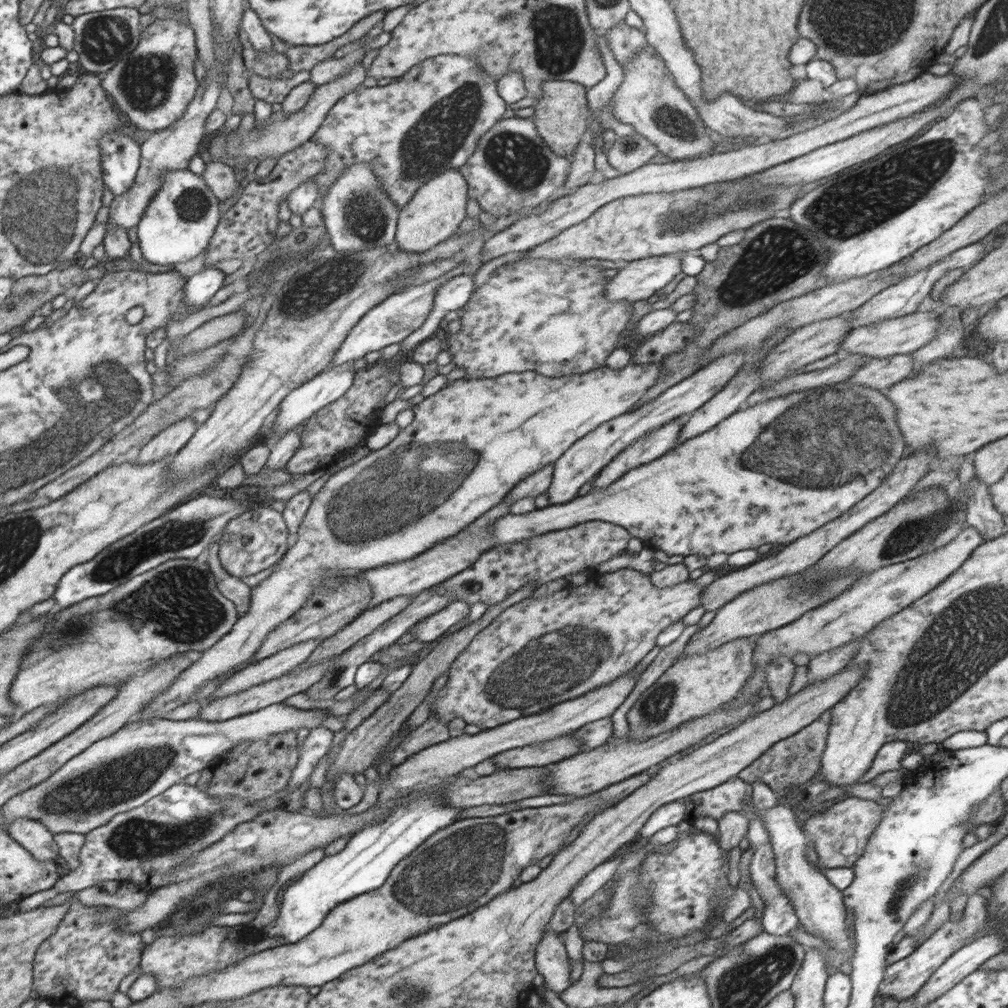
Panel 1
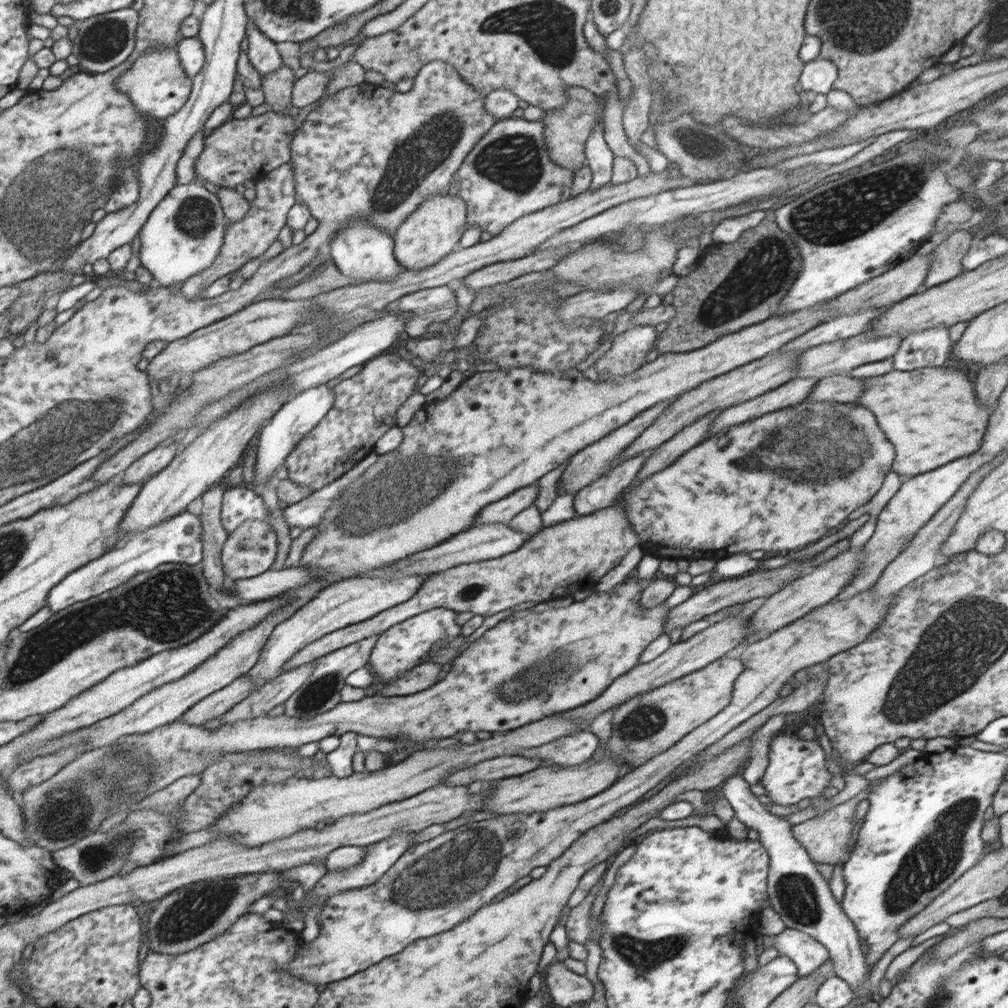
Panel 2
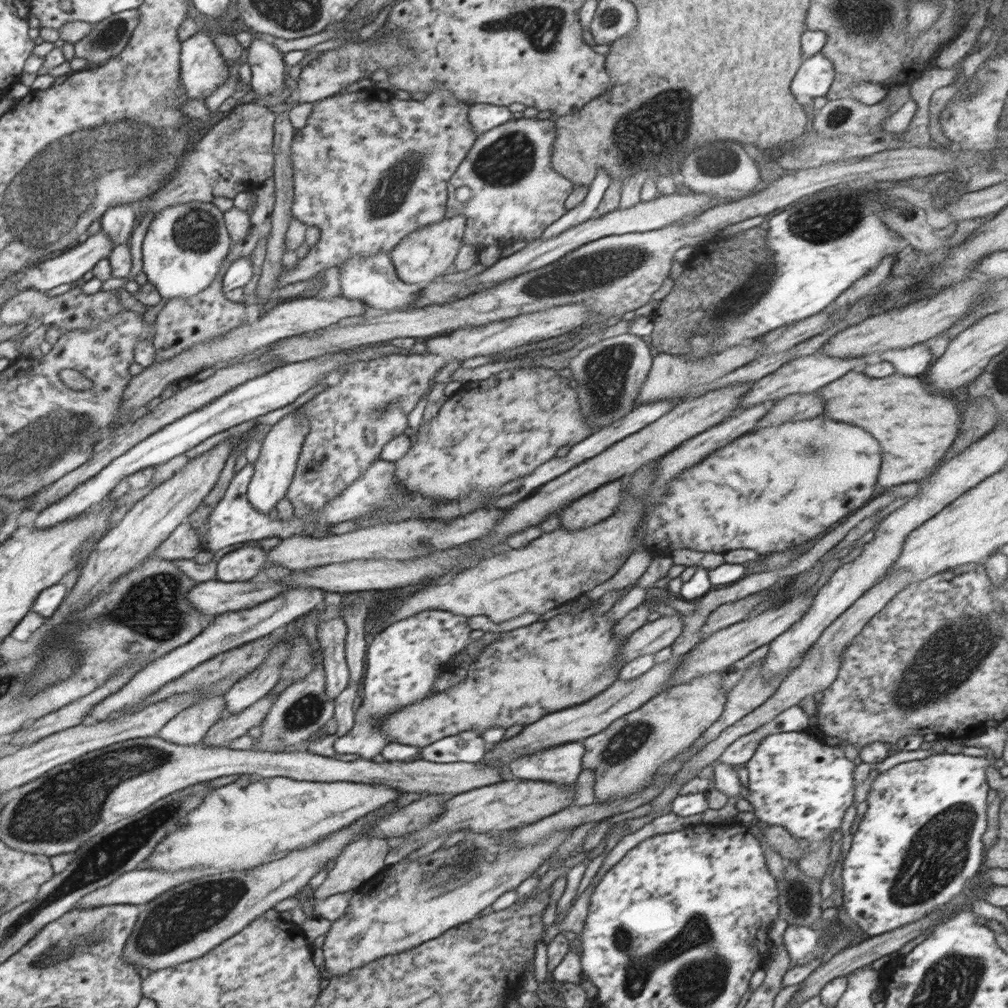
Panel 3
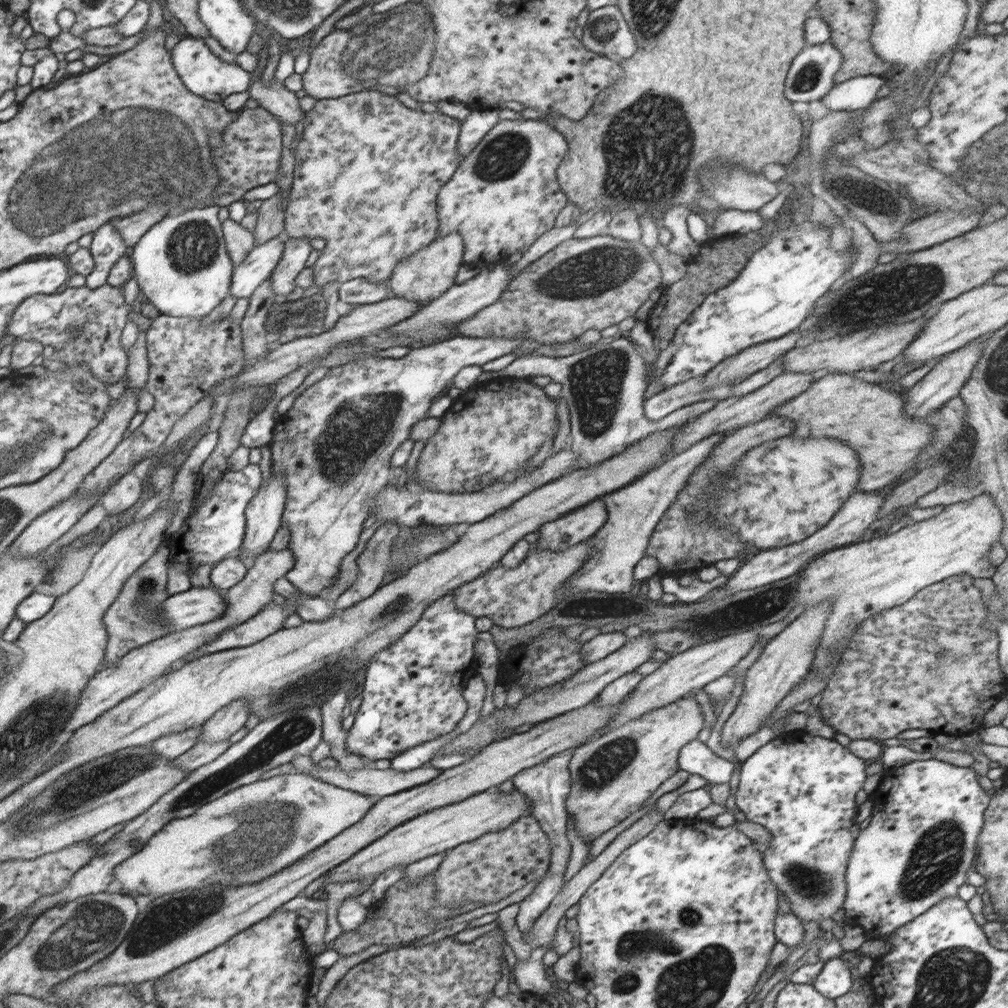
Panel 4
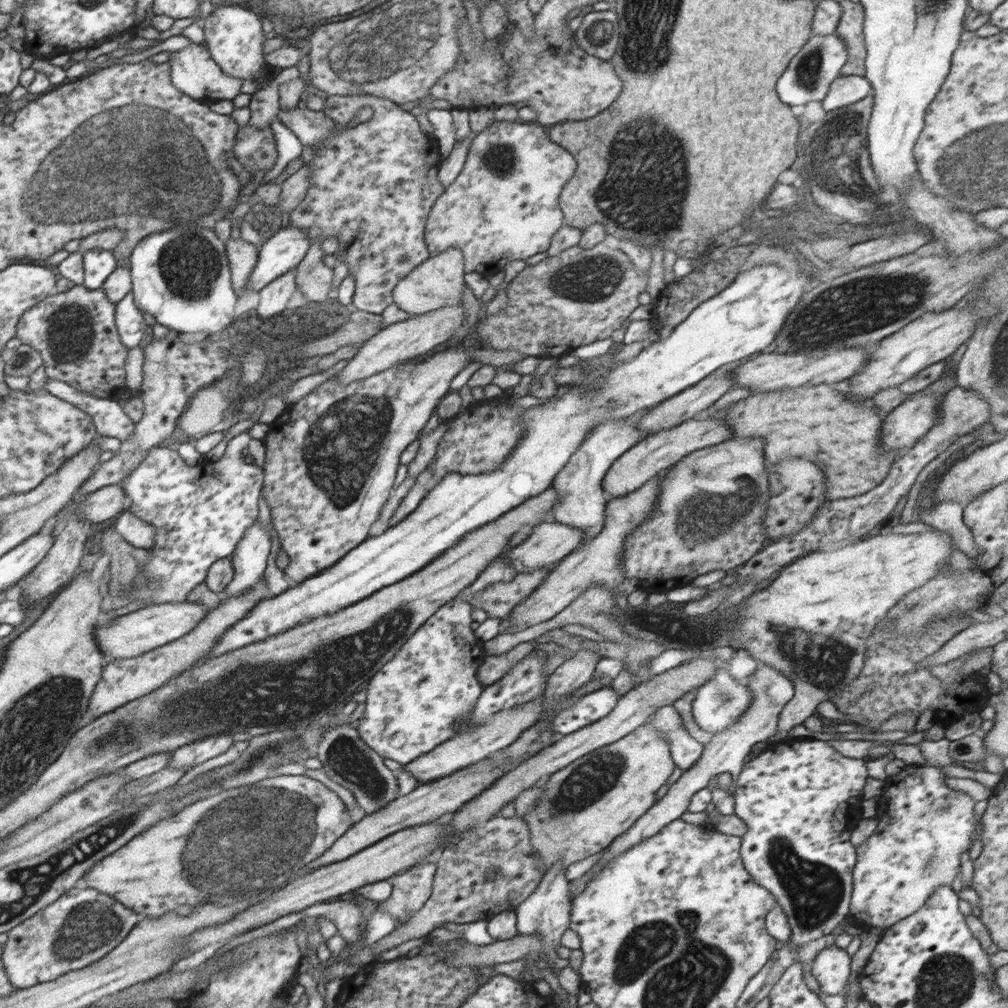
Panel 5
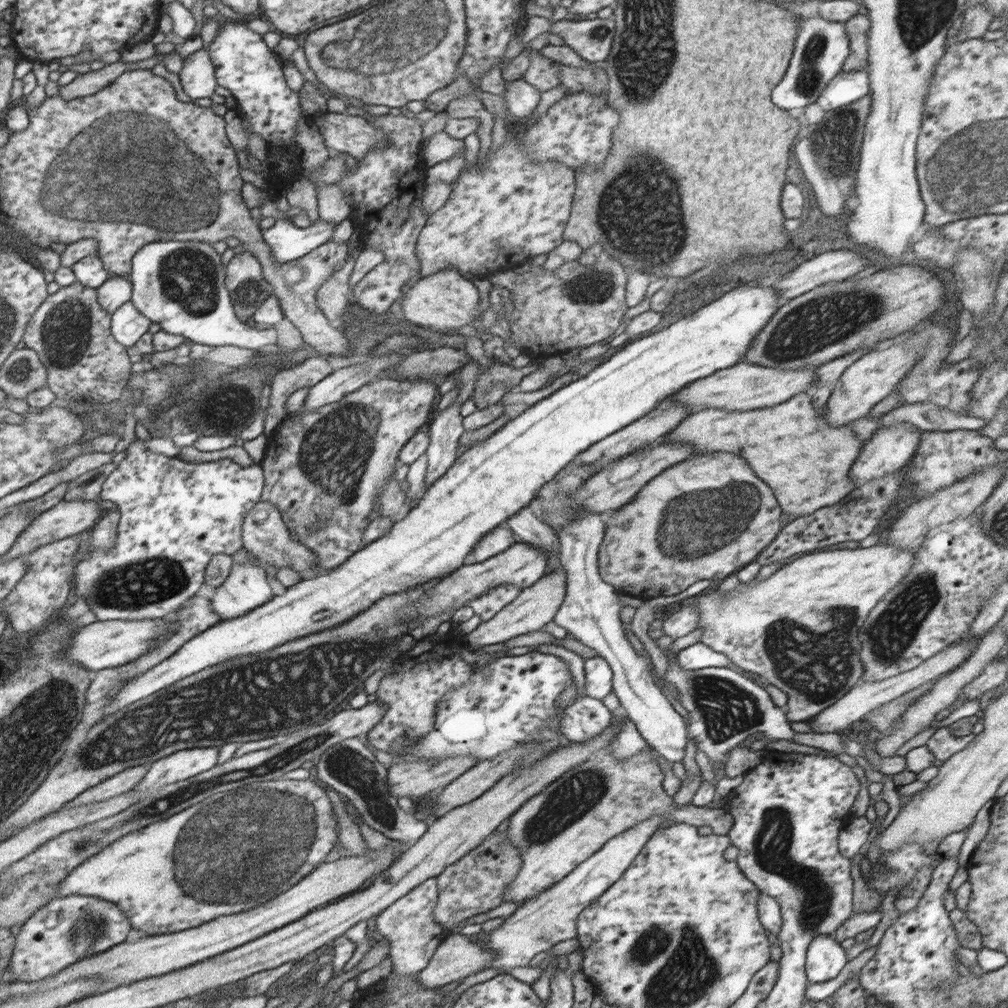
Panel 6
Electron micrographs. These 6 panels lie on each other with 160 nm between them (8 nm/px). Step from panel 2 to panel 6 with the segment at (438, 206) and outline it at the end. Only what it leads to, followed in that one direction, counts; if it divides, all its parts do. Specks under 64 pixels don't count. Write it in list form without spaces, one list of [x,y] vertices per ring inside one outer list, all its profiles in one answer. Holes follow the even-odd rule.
[[[447,268],[430,276],[422,276],[420,281],[414,283],[404,295],[400,315],[417,326],[433,328],[440,333],[454,333],[449,330],[472,325],[479,317],[481,312],[478,304],[480,295],[474,283],[464,278],[455,268]]]

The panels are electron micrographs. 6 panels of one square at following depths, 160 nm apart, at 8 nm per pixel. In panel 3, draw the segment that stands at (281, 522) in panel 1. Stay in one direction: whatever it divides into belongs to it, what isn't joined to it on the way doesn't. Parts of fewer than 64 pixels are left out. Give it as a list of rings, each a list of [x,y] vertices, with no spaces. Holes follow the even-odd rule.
[[[236,546],[234,551],[228,551],[217,564],[217,579],[230,582],[244,582],[257,578],[264,566],[268,552],[257,546]]]

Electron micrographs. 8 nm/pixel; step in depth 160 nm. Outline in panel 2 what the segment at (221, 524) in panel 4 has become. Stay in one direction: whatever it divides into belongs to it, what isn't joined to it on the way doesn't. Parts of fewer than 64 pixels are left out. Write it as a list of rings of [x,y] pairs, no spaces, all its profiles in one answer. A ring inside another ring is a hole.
[[[372,452],[364,459],[358,462],[352,470],[346,472],[339,480],[336,480],[328,486],[324,486],[318,491],[314,491],[308,497],[302,499],[291,506],[288,505],[283,510],[288,529],[299,526],[300,528],[312,528],[318,526],[323,520],[323,514],[332,506],[332,503],[341,496],[346,489],[356,481],[356,478],[362,477],[370,466],[378,460],[378,454]],[[244,485],[230,487],[223,494],[221,523],[227,534],[234,532],[247,520],[270,523],[269,514],[270,511],[263,504],[263,500]]]

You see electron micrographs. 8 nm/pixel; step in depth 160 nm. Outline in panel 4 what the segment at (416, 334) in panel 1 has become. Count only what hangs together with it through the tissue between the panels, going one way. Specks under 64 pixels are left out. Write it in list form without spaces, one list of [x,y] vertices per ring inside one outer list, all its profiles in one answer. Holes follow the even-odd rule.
[[[356,278],[341,283],[339,298],[352,304],[372,304],[392,296],[388,280],[383,282],[368,282],[365,278]]]

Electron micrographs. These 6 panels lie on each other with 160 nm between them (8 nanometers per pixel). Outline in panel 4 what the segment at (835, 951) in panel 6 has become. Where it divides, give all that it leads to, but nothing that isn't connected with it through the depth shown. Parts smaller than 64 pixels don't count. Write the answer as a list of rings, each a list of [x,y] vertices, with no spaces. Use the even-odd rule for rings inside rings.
[[[835,957],[824,962],[820,974],[815,978],[813,987],[823,994],[828,1000],[835,1000],[844,997],[850,988],[853,980],[850,977],[850,969],[846,966],[845,957]]]

